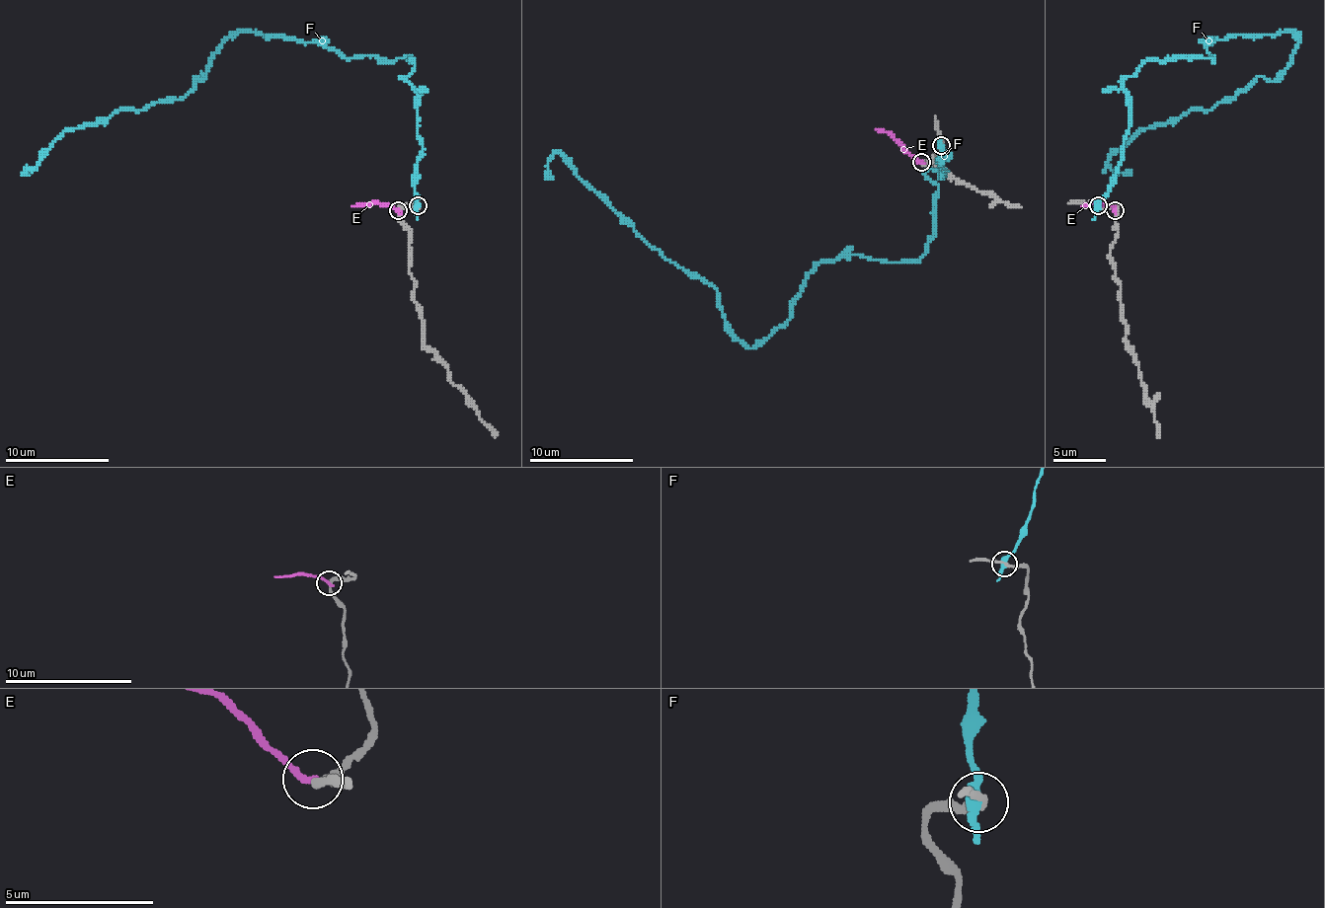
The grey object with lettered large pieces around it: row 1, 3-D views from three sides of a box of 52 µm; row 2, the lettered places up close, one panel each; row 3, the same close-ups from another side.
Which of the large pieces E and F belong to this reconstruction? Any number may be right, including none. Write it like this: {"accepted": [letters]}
{"accepted": []}

